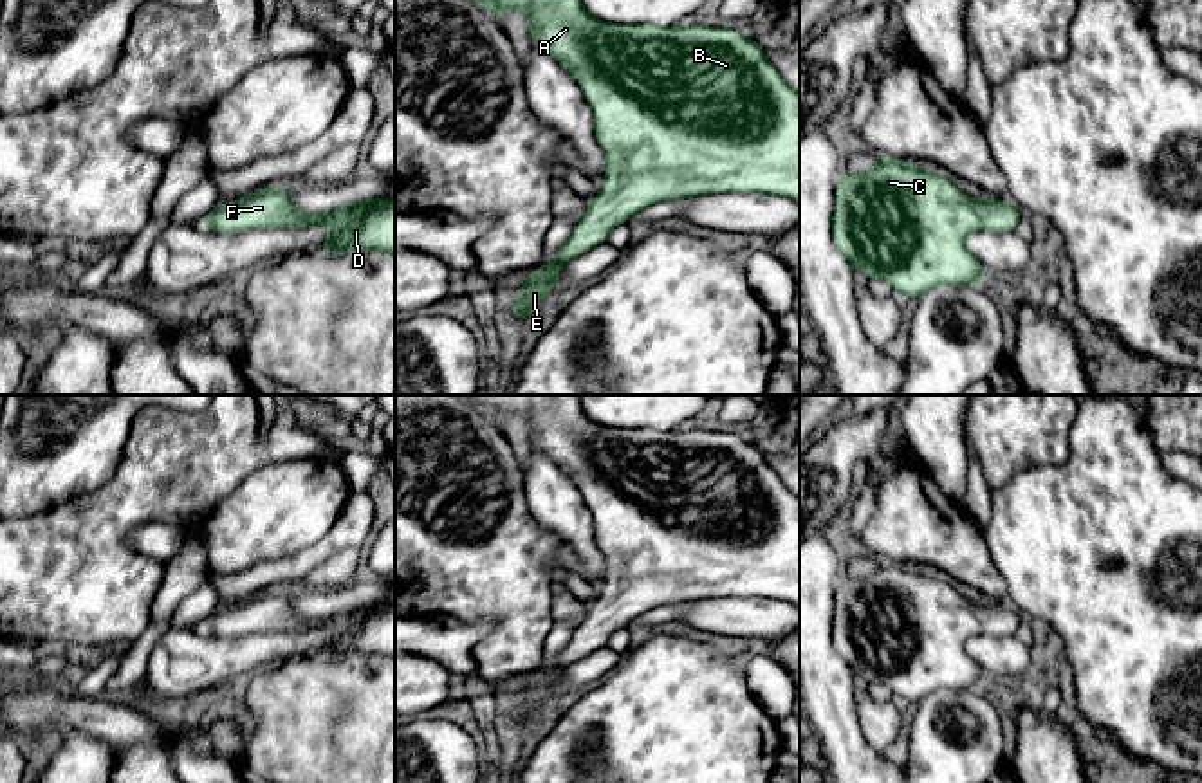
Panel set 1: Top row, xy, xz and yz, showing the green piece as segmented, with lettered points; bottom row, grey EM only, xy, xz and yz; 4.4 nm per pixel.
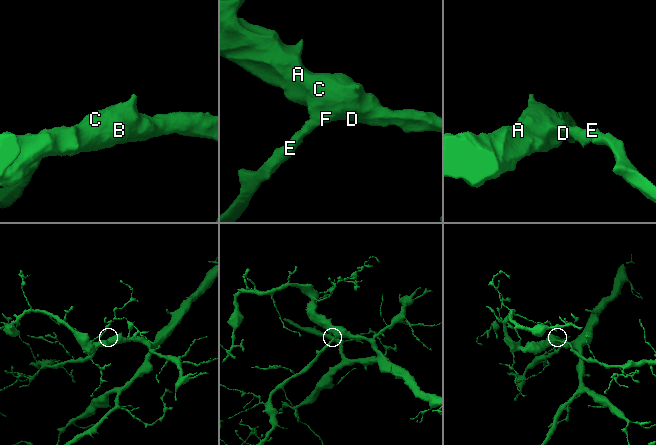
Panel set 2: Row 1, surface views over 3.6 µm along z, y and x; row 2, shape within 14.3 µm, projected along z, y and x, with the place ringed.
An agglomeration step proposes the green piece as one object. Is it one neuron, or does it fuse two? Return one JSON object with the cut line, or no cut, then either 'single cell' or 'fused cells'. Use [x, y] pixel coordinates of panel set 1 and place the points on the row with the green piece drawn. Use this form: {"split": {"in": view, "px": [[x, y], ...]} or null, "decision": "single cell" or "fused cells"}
{"split": null, "decision": "single cell"}

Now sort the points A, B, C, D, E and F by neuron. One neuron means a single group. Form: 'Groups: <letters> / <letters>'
Groups: A B C D E F

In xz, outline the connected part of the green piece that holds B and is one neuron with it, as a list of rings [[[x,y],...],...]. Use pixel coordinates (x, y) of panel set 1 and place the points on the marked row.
[[[476,0],[491,18],[498,23],[502,20],[504,9],[516,9],[529,20],[529,41],[541,47],[547,54],[550,54],[581,87],[585,99],[590,105],[592,117],[594,117],[594,135],[599,141],[605,152],[606,162],[606,177],[605,186],[606,189],[588,198],[588,209],[583,218],[574,224],[572,235],[569,242],[559,249],[556,260],[550,265],[536,267],[532,276],[522,285],[518,301],[507,310],[509,316],[523,321],[531,312],[538,309],[538,305],[554,292],[554,283],[559,276],[559,271],[583,254],[585,251],[608,242],[610,231],[628,222],[635,213],[648,207],[650,204],[657,204],[662,200],[675,200],[675,198],[691,198],[706,193],[762,193],[772,197],[785,197],[791,200],[800,202],[800,92],[796,92],[781,74],[769,63],[762,47],[751,40],[742,36],[738,31],[731,27],[702,27],[702,25],[689,25],[689,27],[657,27],[653,23],[635,23],[635,25],[623,25],[623,23],[605,23],[590,16],[581,0]]]

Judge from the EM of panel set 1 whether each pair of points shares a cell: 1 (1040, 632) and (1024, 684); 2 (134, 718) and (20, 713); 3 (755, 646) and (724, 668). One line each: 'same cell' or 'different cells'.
1: same cell
2: same cell
3: different cells

